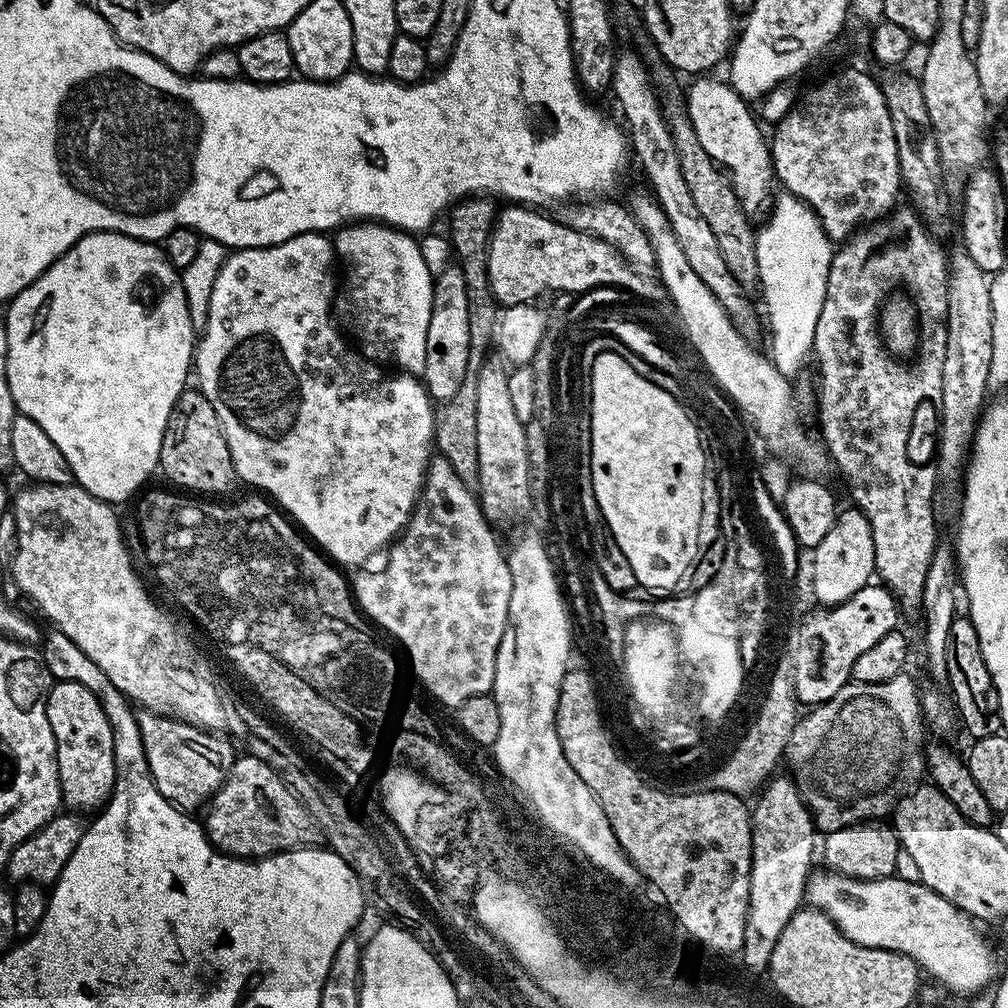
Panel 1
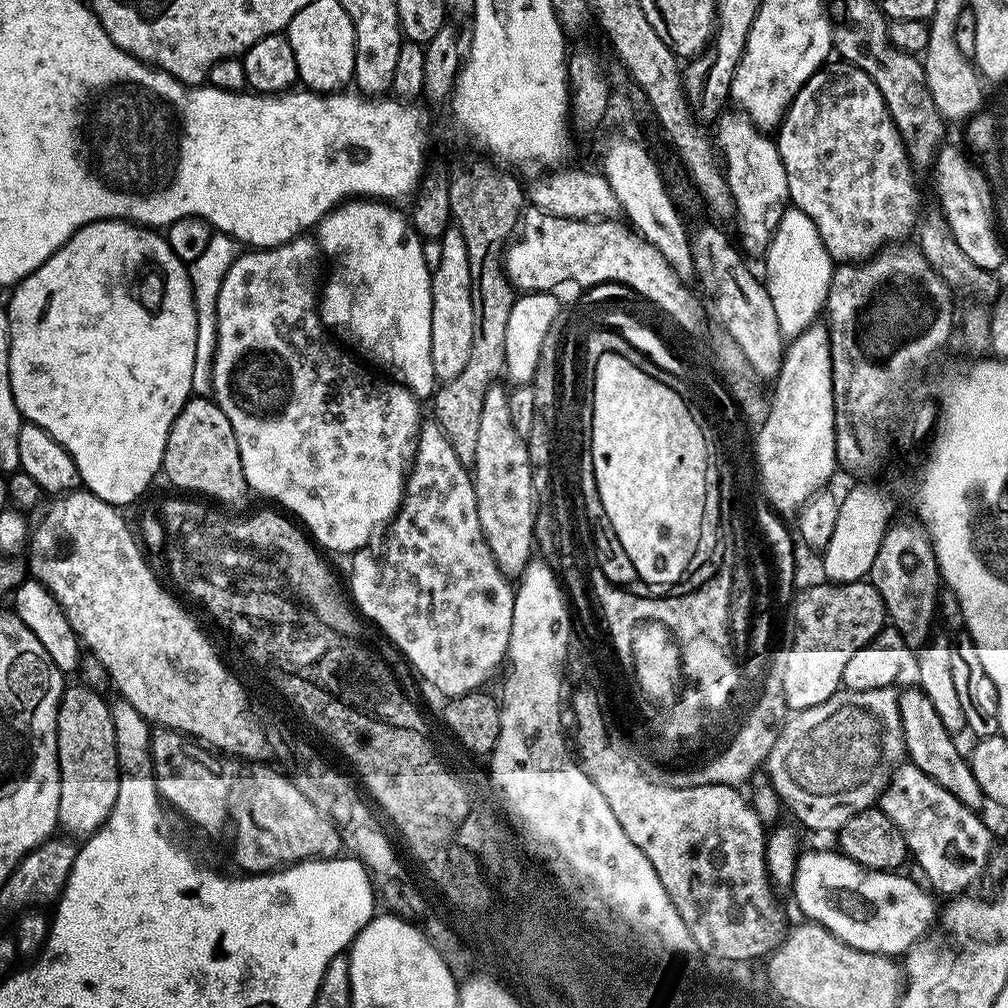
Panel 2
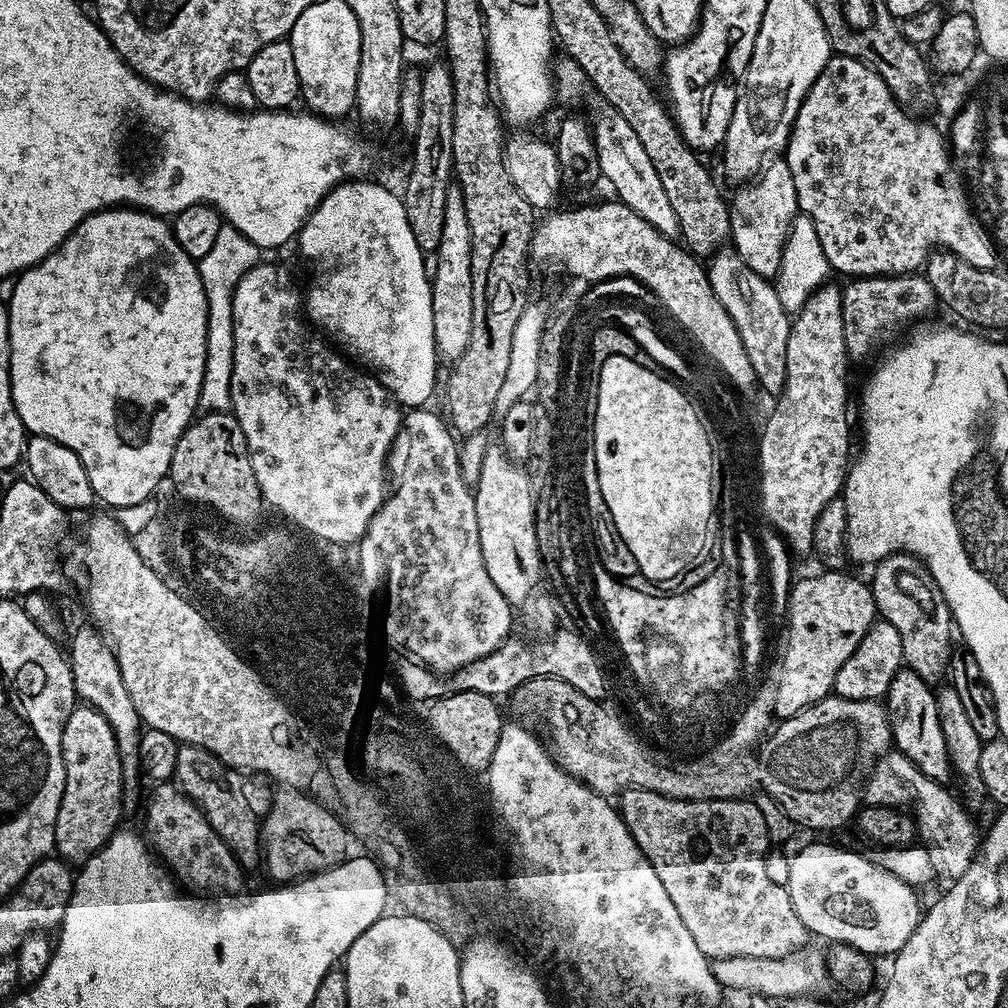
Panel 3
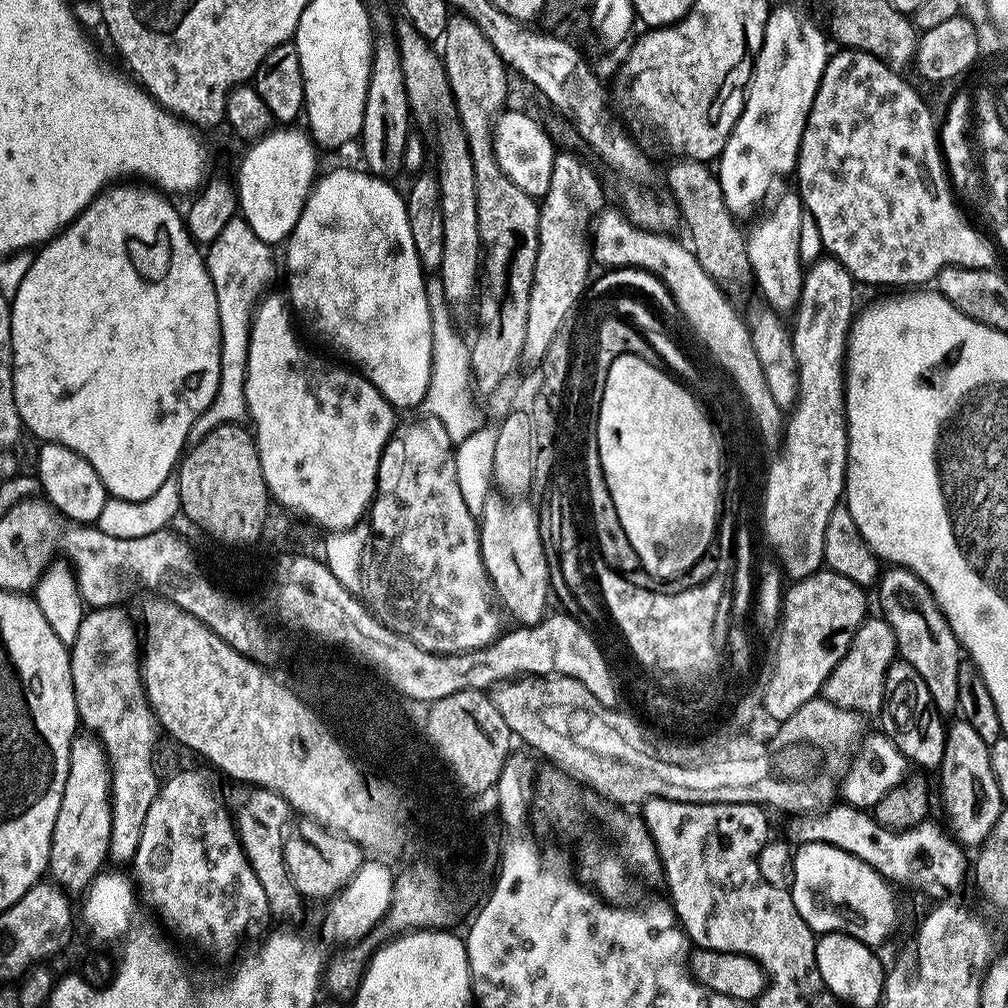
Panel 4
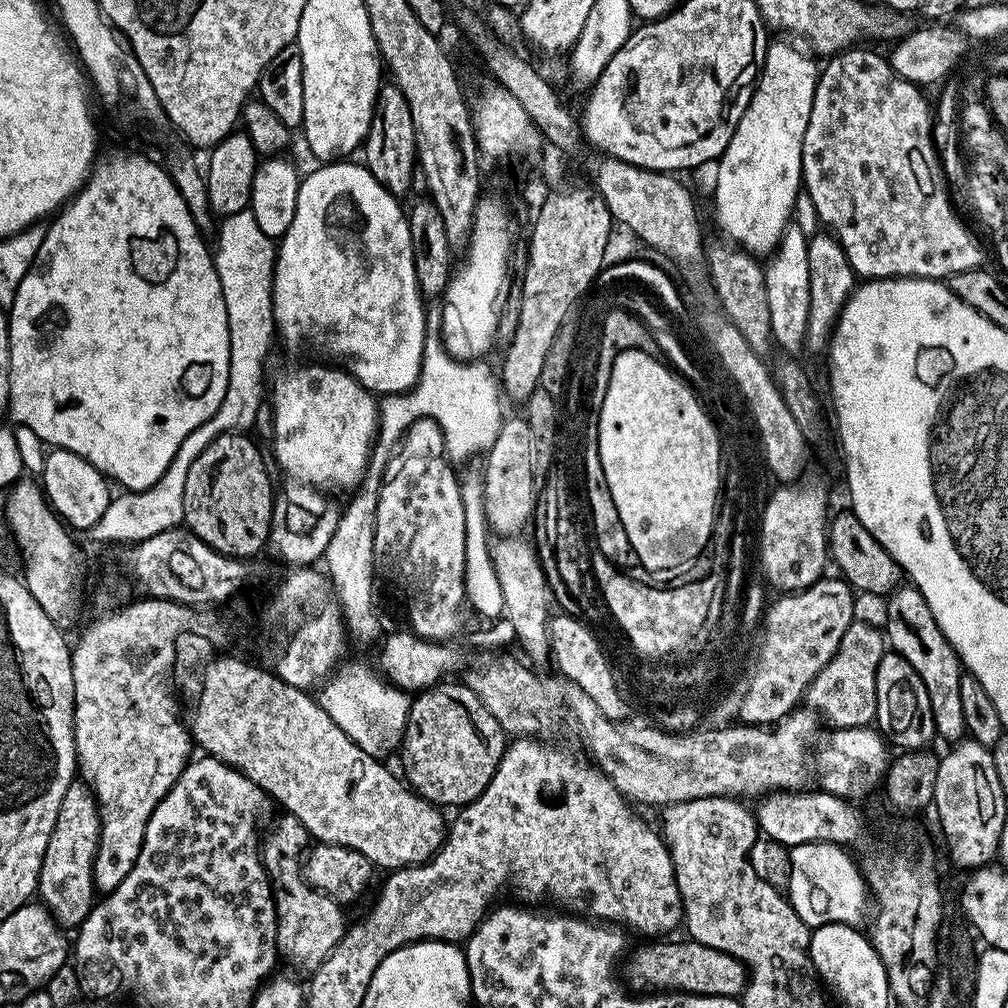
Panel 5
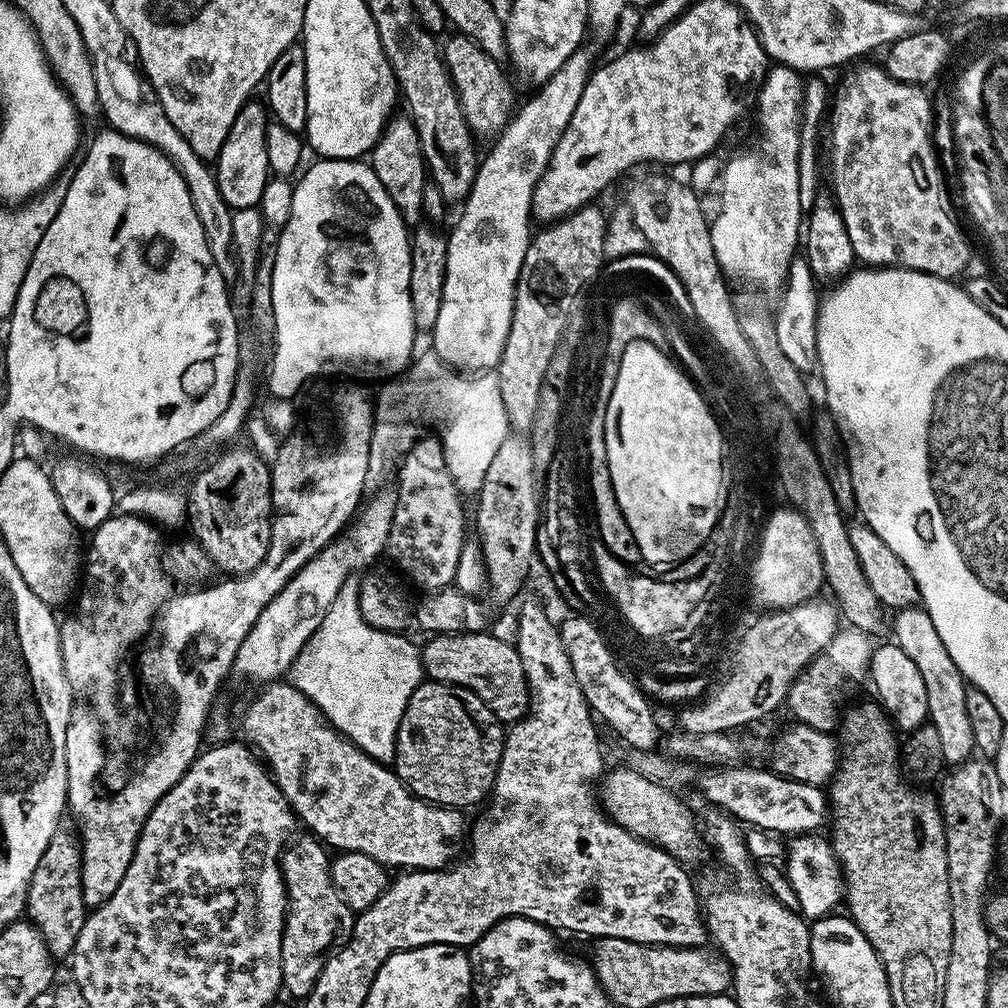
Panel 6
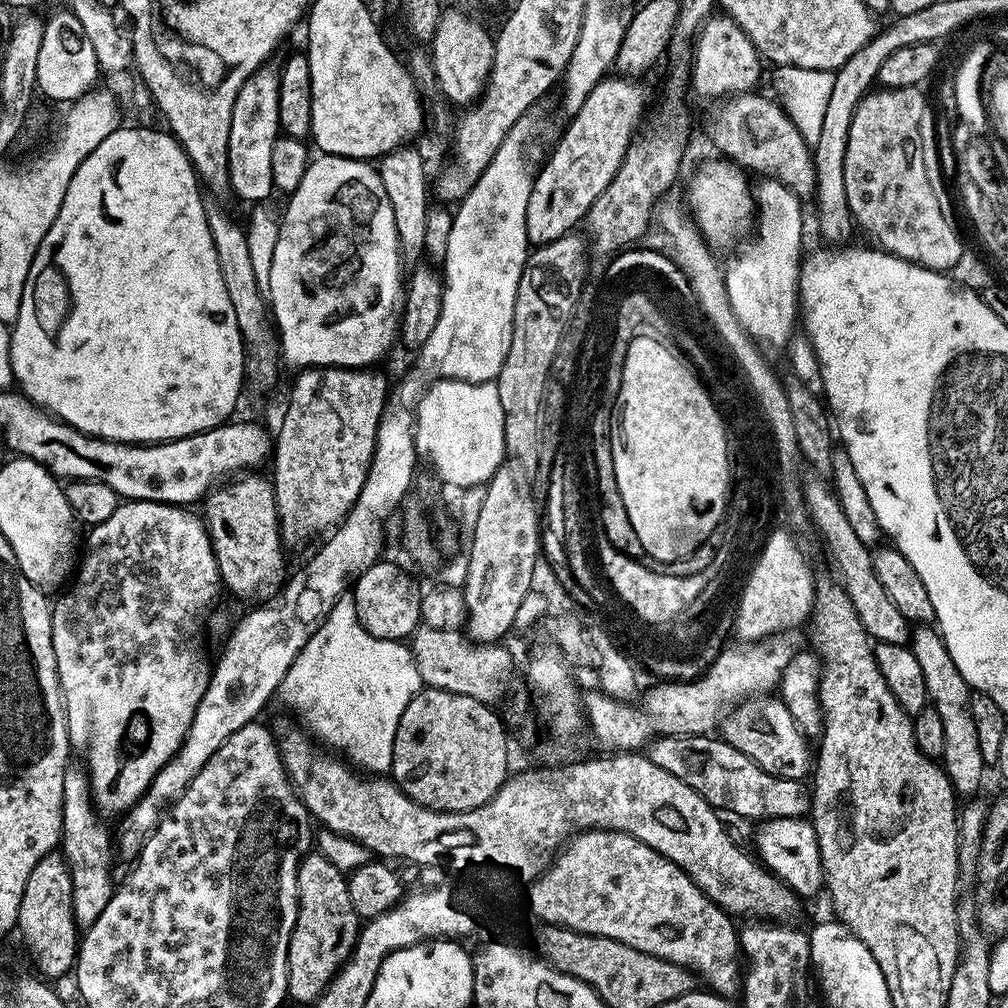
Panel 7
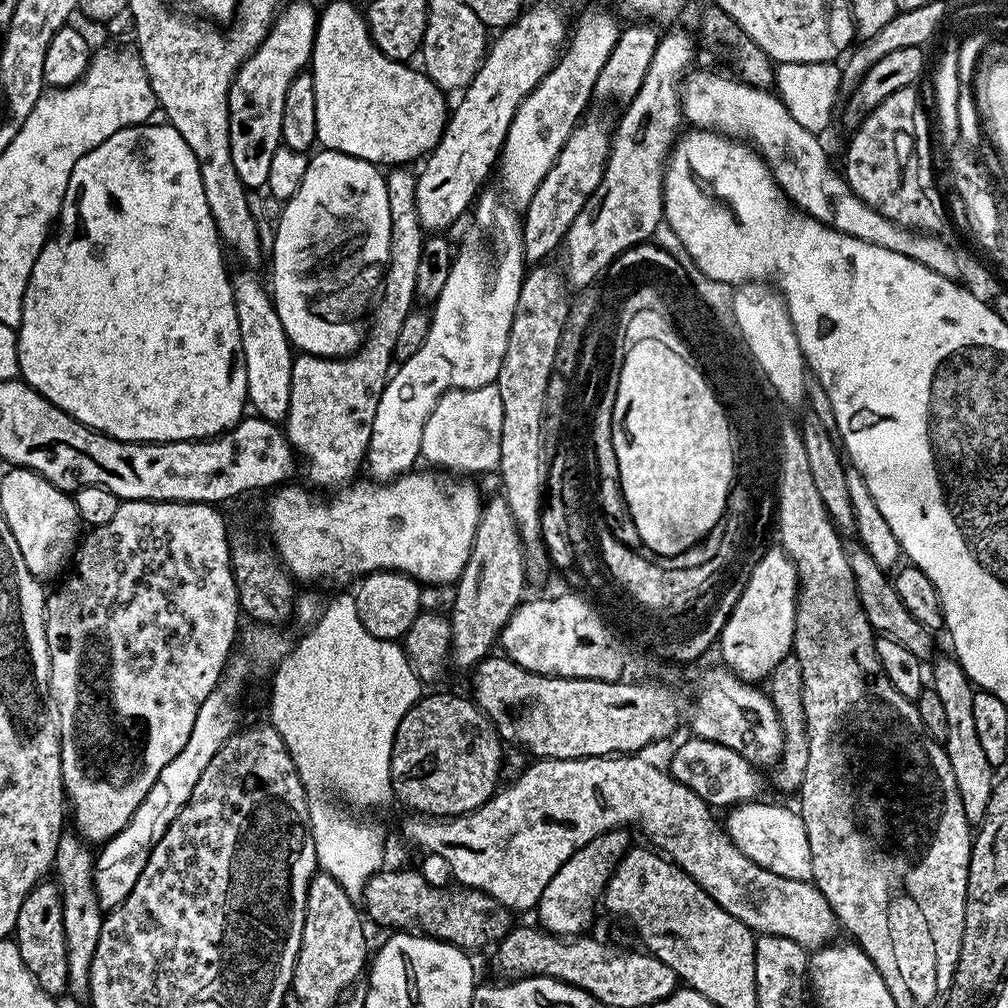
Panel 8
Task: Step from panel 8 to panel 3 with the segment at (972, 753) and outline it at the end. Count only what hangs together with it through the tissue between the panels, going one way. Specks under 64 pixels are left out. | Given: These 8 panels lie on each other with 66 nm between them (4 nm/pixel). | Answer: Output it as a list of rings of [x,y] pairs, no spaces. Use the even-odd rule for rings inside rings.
[[[893,552],[875,565],[870,587],[879,619],[888,620],[902,640],[903,663],[915,670],[929,686],[945,679],[954,647],[952,611],[934,582],[930,570],[919,556],[911,552]]]

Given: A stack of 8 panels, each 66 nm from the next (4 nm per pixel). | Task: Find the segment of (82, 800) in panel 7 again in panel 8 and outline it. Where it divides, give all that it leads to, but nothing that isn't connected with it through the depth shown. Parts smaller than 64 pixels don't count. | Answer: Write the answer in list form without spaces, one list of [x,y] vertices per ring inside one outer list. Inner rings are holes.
[[[61,835],[56,847],[54,882],[60,888],[62,902],[62,926],[66,930],[66,962],[68,963],[68,992],[71,995],[88,996],[90,986],[90,962],[98,948],[98,934],[102,934],[102,922],[106,915],[95,896],[94,852],[79,835]]]

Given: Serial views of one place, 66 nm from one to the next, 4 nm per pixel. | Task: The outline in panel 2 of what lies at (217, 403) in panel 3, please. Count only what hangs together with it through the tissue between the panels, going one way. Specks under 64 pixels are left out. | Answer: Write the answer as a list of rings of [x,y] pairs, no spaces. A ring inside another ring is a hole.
[[[213,233],[209,245],[201,257],[196,258],[188,267],[188,277],[191,278],[191,288],[195,300],[195,312],[198,318],[198,340],[195,343],[194,373],[191,378],[192,393],[195,396],[205,396],[212,389],[212,362],[217,346],[217,300],[218,292],[225,274],[240,255],[239,241],[224,233]]]

